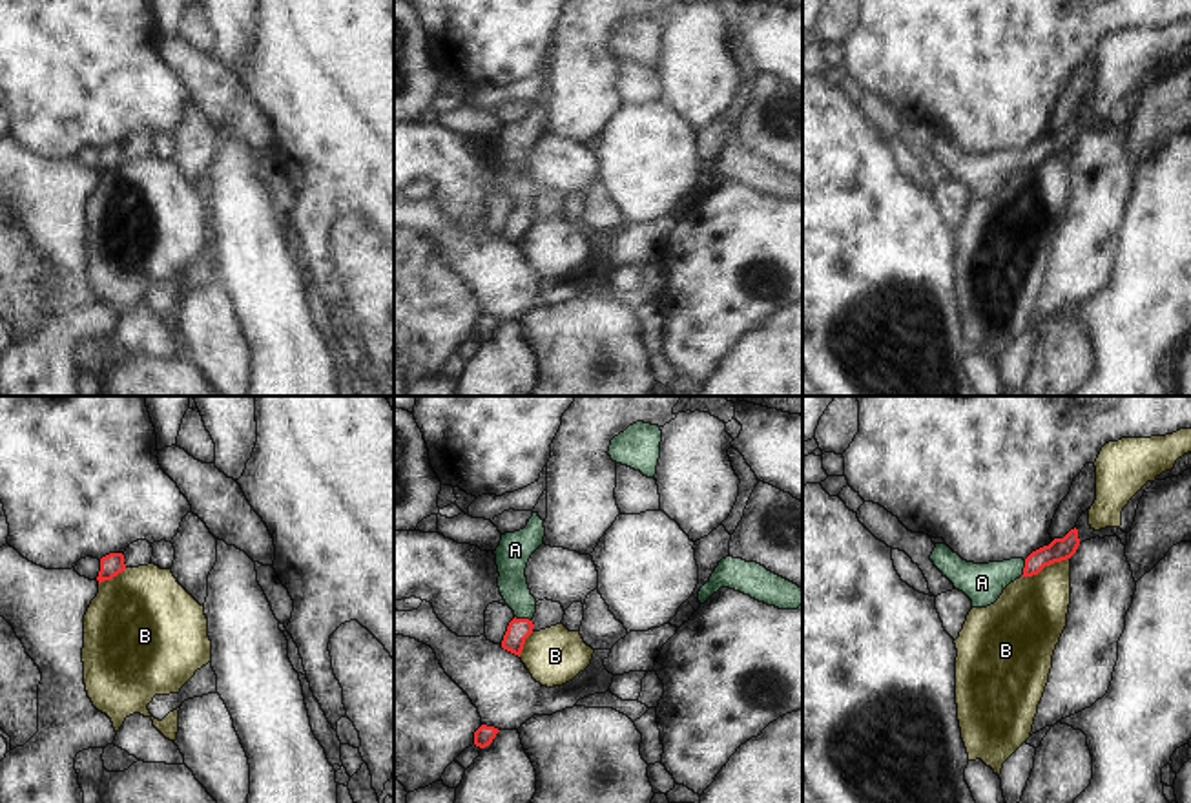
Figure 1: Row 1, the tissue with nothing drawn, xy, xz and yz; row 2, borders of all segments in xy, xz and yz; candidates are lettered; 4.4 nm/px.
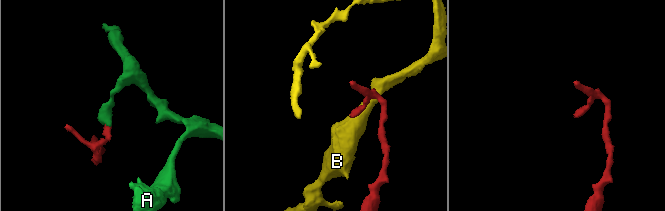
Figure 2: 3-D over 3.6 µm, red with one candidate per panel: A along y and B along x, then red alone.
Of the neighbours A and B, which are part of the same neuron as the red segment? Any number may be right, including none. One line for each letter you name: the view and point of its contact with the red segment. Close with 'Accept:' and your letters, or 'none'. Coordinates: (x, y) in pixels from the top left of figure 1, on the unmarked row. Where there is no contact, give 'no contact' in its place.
A: meets red in xz at (524, 210)
Accept: A

